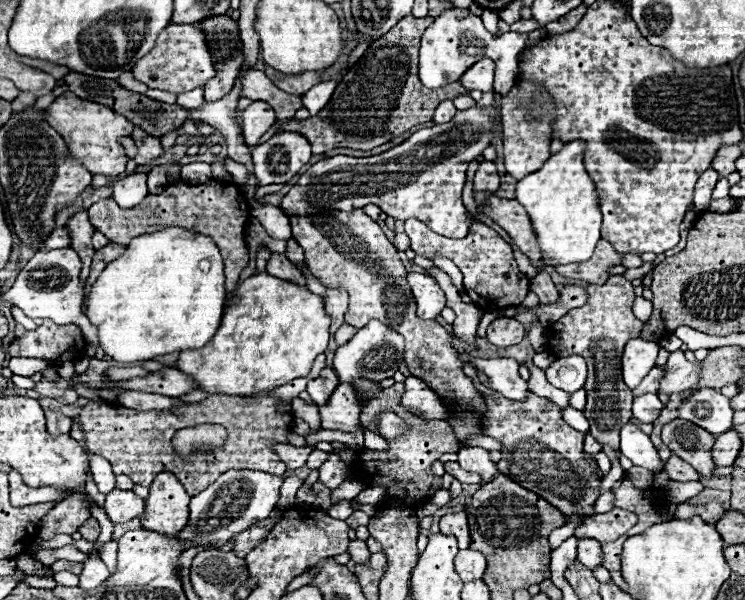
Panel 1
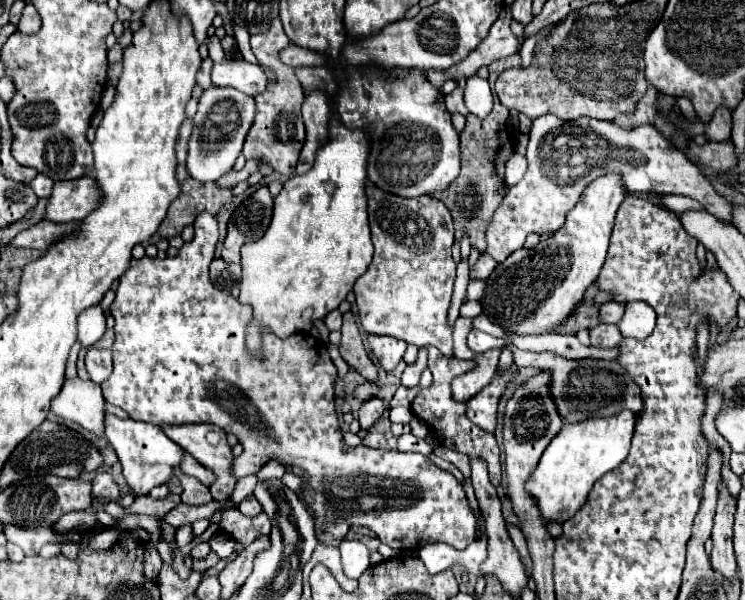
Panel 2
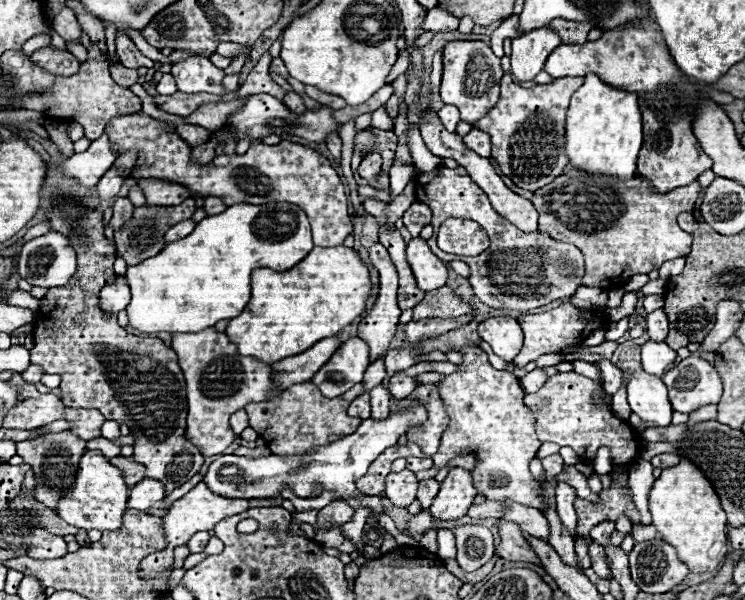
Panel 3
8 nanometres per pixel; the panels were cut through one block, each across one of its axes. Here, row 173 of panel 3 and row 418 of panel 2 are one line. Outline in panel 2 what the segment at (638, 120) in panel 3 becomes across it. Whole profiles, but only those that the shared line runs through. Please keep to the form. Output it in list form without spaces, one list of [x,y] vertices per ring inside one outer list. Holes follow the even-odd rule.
[[[622,410],[614,416],[604,418],[588,418],[584,422],[566,422],[562,430],[554,436],[550,446],[544,450],[538,468],[528,480],[526,488],[536,498],[538,508],[546,522],[556,520],[564,522],[574,516],[576,510],[586,502],[588,492],[594,482],[602,478],[606,472],[618,468],[630,450],[630,438],[634,430],[636,414],[630,410]]]

